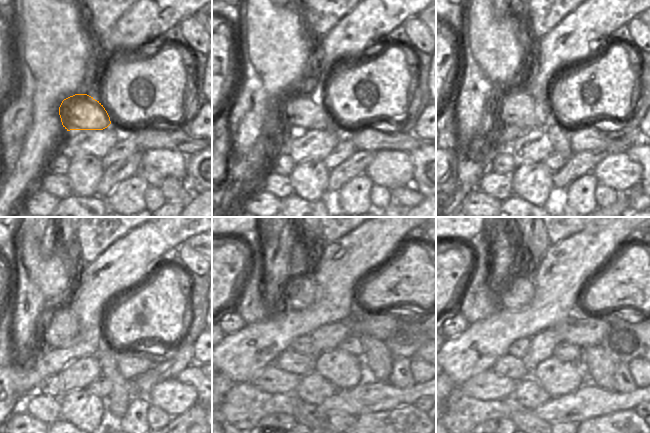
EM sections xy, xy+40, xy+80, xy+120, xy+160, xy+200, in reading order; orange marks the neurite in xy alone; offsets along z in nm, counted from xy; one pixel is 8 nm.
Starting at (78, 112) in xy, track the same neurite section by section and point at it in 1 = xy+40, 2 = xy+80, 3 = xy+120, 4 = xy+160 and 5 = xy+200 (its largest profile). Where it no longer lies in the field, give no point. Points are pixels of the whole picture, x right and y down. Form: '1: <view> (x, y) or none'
1: xy+40 (294, 107)
2: xy+80 (513, 106)
3: xy+120 (64, 331)
4: xy+160 (299, 292)
5: xy+200 (511, 292)

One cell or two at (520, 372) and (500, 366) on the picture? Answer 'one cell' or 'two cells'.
one cell

